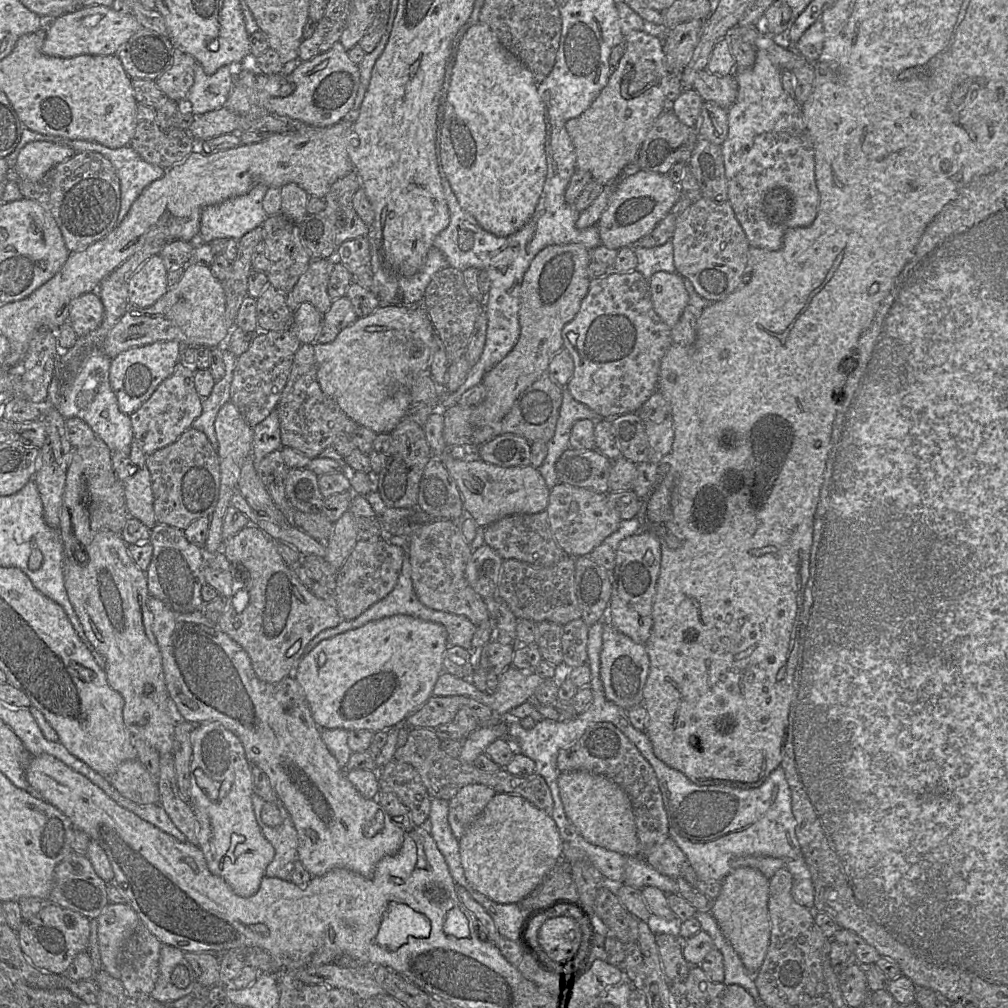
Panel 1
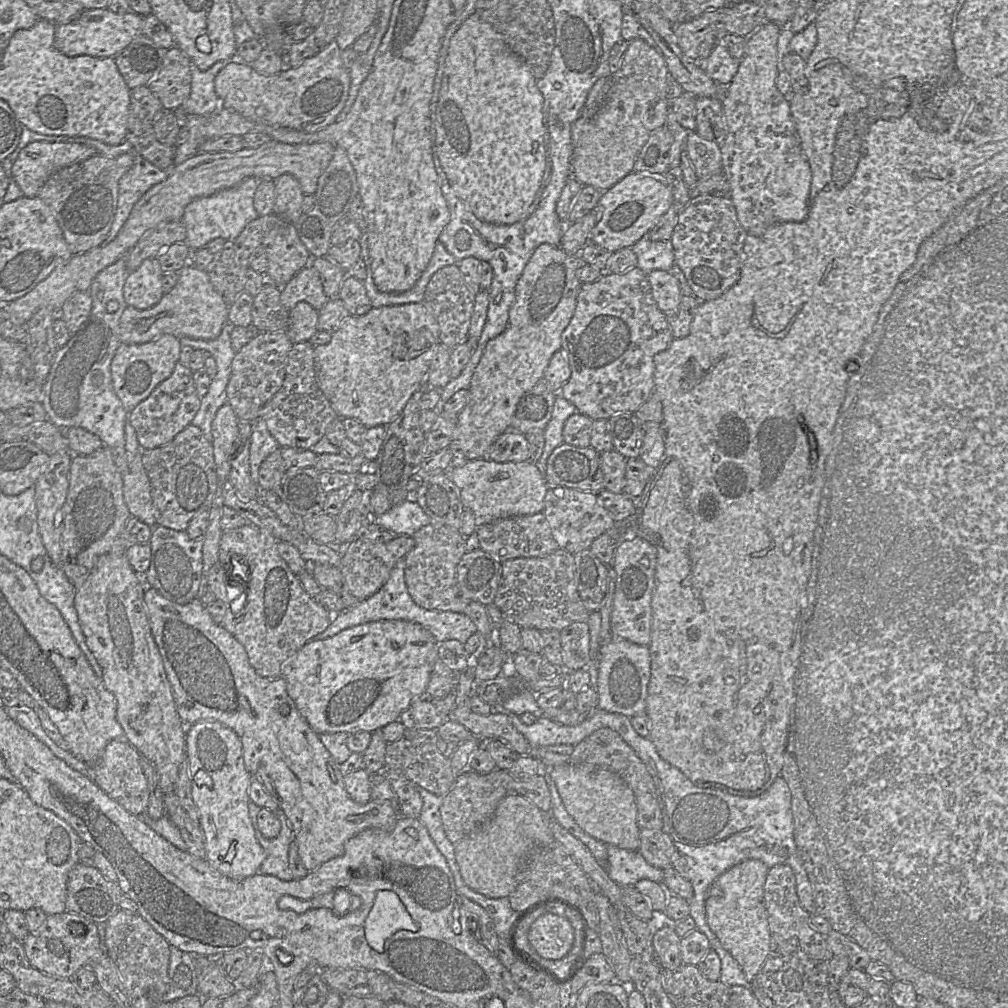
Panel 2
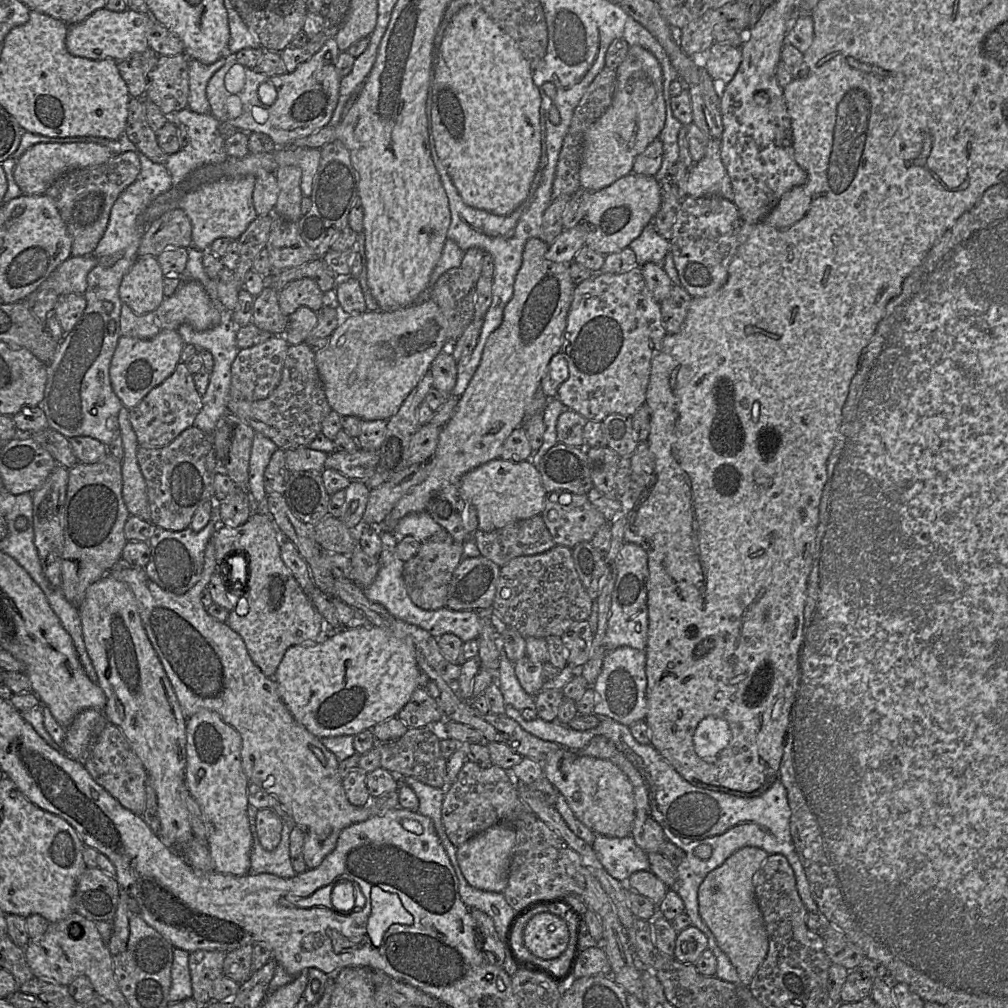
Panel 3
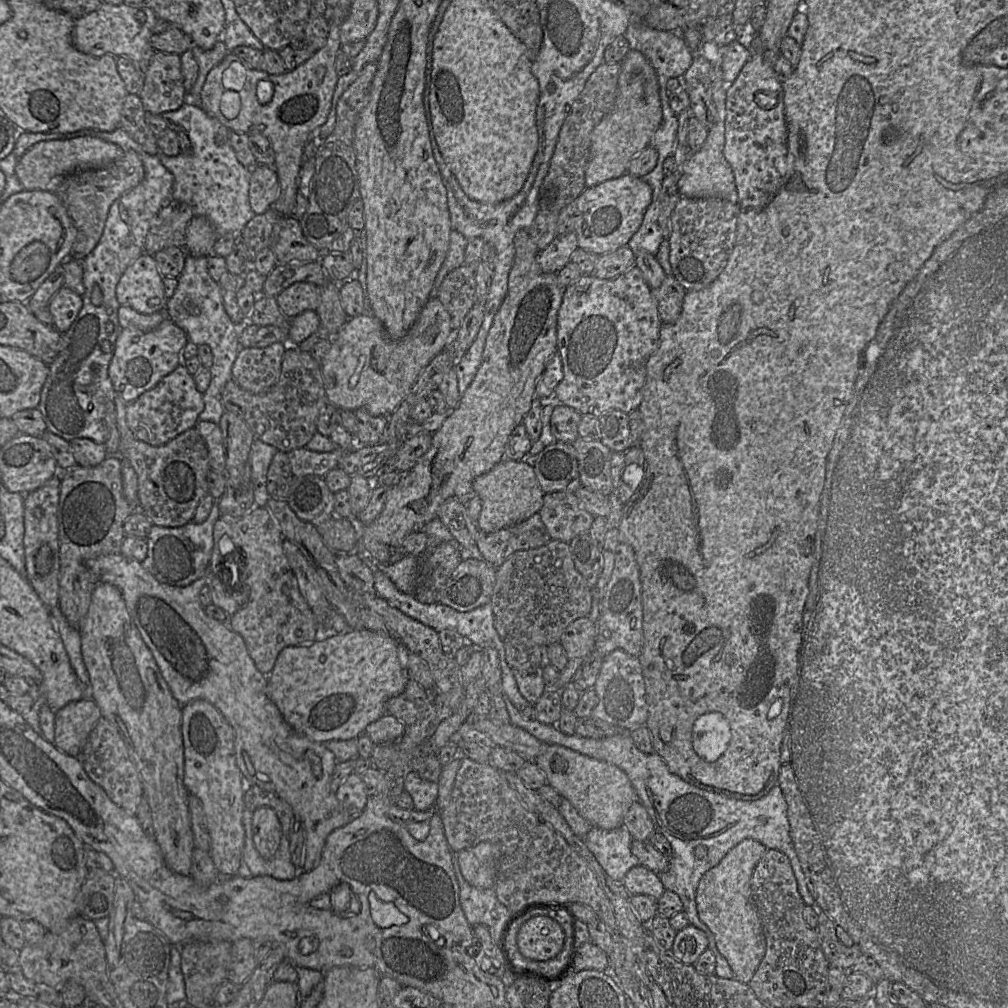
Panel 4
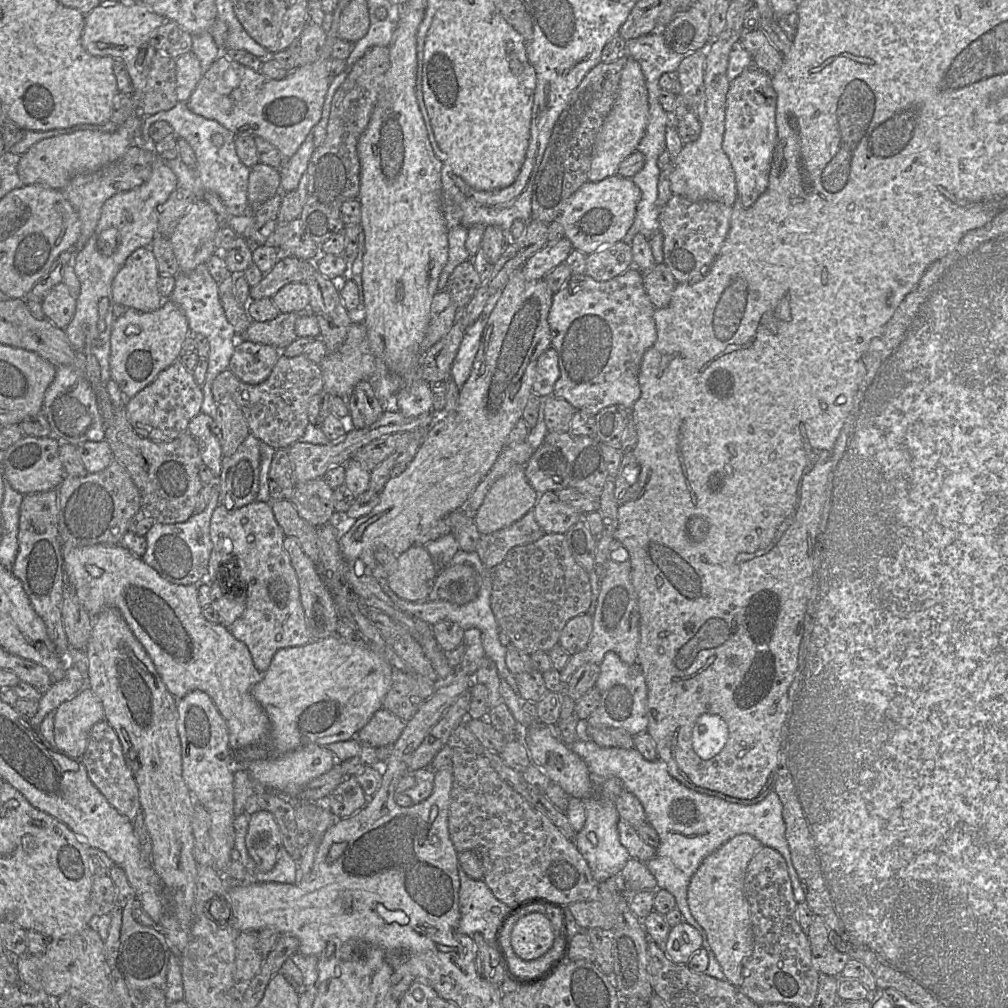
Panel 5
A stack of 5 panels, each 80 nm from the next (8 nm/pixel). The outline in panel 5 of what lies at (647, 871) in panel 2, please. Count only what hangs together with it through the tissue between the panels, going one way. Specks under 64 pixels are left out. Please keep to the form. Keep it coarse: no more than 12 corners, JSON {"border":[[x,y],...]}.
{"border":[[592,773],[575,845],[600,883],[632,857],[619,840],[615,778]]}

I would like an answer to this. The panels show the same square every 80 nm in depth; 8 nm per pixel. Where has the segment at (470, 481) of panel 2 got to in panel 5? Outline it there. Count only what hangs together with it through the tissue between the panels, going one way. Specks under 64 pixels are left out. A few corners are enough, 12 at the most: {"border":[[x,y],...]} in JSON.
{"border":[[513,466],[474,516],[480,534],[509,527],[540,495]]}

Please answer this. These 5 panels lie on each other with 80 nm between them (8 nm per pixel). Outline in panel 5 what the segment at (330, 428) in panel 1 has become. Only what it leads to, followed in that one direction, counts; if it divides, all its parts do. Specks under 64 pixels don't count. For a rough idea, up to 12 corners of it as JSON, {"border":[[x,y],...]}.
{"border":[[281,355],[251,385],[230,369],[212,383],[230,396],[250,433],[274,449],[304,435],[320,366]]}

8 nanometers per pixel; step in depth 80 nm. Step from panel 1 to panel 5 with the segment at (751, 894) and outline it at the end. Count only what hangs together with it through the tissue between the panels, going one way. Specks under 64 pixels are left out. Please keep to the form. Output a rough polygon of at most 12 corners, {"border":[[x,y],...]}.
{"border":[[734,836],[688,887],[726,980],[754,947],[745,877],[761,842]]}

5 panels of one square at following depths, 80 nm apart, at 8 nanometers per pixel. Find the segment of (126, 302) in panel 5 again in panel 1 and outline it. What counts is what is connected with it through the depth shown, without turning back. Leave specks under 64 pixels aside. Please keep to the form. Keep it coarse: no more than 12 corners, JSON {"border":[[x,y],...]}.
{"border":[[160,255],[127,283],[130,305],[148,308],[167,291]]}

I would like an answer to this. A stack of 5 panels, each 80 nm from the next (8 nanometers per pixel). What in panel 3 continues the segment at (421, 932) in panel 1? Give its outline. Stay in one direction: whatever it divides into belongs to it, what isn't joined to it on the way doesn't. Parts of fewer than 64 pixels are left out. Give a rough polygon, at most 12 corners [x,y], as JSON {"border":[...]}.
{"border":[[373,887],[367,935],[382,944],[393,924],[412,925],[399,896]]}

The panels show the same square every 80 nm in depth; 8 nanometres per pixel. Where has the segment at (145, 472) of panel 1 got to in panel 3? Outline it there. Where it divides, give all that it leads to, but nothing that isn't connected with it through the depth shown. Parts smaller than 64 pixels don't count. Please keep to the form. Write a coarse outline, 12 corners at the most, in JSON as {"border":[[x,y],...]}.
{"border":[[122,406],[122,497],[130,515],[151,521],[139,444]]}

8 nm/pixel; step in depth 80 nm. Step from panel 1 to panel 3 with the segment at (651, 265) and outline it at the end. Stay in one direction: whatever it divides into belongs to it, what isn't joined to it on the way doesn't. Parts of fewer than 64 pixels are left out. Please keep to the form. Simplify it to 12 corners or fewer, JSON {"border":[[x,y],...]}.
{"border":[[650,221],[629,245],[636,266],[663,265],[671,243]]}

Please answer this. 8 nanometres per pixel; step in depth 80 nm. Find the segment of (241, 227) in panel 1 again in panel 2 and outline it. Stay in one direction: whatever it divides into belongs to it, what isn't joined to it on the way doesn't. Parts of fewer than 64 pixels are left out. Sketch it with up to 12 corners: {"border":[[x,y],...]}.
{"border":[[260,179],[190,202],[190,250],[234,241],[259,215]]}

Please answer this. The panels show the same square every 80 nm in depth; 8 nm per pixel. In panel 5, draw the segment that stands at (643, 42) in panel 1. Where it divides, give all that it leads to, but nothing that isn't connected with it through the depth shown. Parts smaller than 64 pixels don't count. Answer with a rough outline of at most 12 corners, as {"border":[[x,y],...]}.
{"border":[[629,57],[594,142],[588,180],[617,174],[645,134],[649,101]]}

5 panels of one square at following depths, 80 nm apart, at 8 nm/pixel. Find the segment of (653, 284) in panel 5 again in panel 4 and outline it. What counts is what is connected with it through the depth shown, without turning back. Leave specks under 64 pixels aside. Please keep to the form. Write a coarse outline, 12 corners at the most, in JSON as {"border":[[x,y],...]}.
{"border":[[673,275],[651,289],[664,324],[680,316],[685,288]]}

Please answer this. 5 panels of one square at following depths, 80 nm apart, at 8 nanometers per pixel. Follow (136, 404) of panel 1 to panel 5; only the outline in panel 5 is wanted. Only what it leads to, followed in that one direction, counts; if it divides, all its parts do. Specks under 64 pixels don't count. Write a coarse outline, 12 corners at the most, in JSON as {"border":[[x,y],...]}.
{"border":[[170,299],[128,308],[110,337],[127,399],[181,357],[189,326]]}

